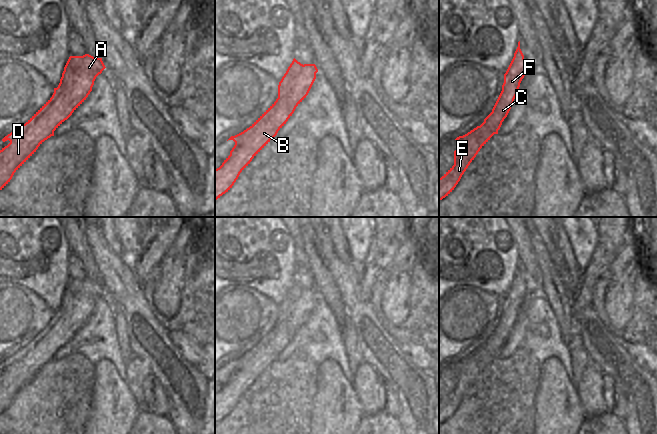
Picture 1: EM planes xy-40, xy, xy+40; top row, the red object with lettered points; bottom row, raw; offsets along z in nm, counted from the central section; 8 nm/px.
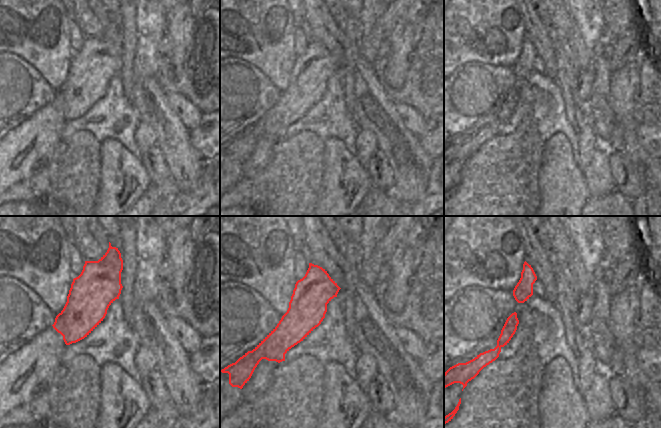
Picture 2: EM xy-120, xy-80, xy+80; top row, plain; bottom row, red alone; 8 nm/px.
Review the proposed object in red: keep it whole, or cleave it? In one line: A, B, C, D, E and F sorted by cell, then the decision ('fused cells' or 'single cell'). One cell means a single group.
A B D E / C F | fused cells

